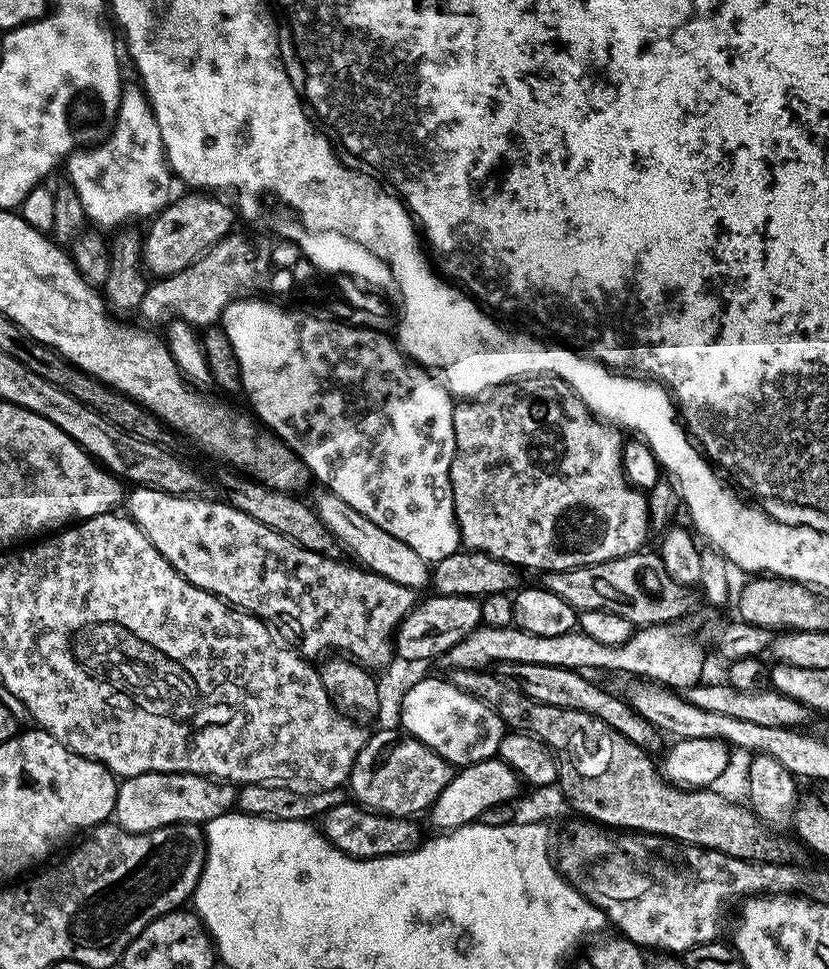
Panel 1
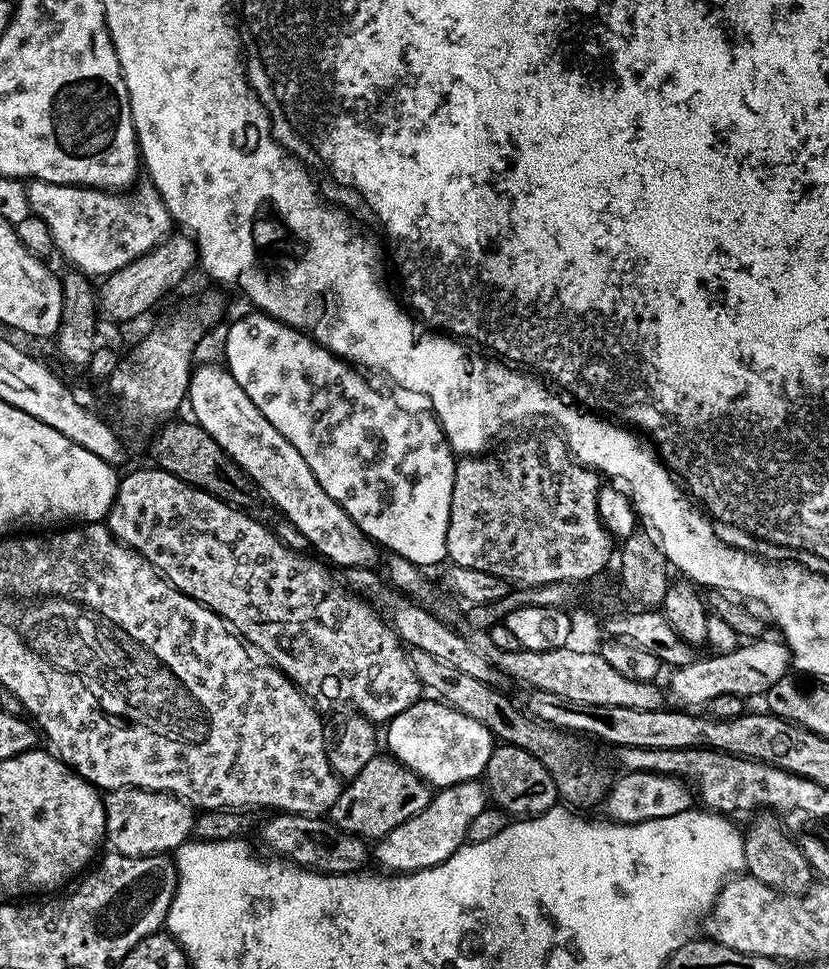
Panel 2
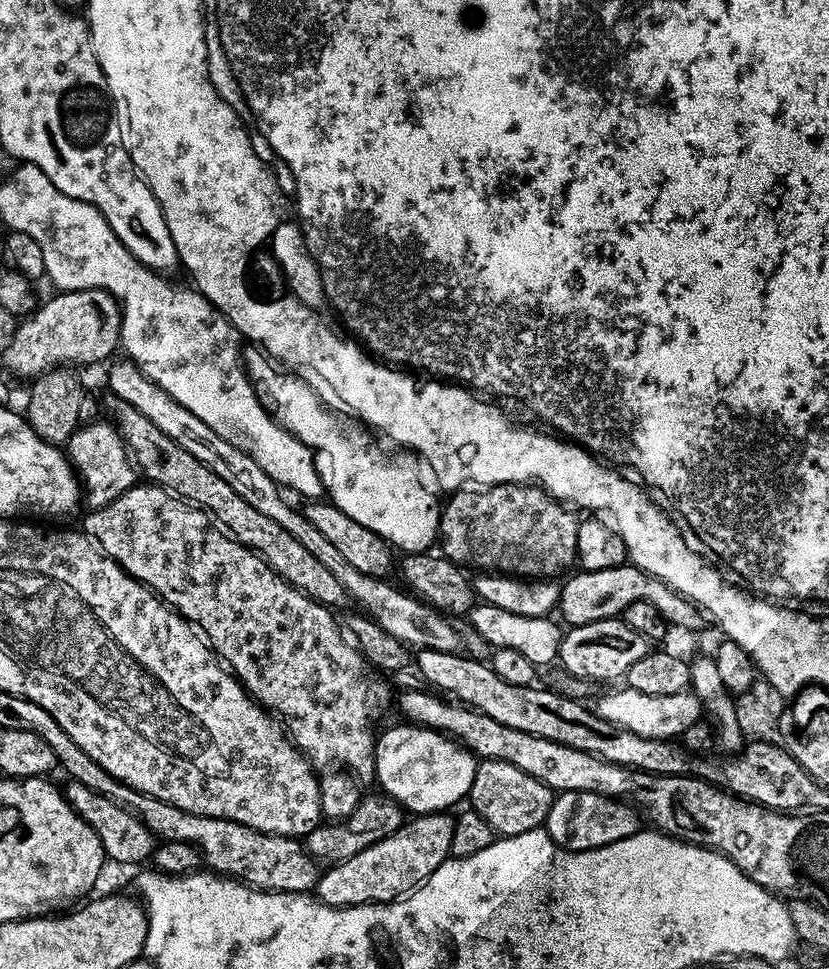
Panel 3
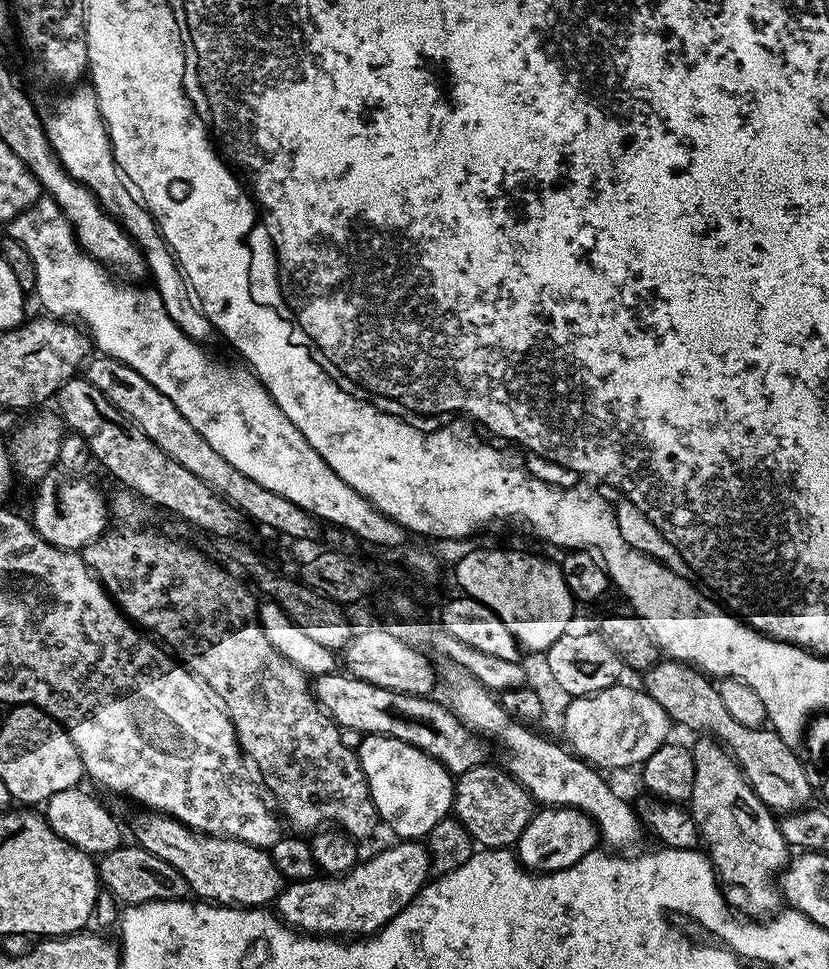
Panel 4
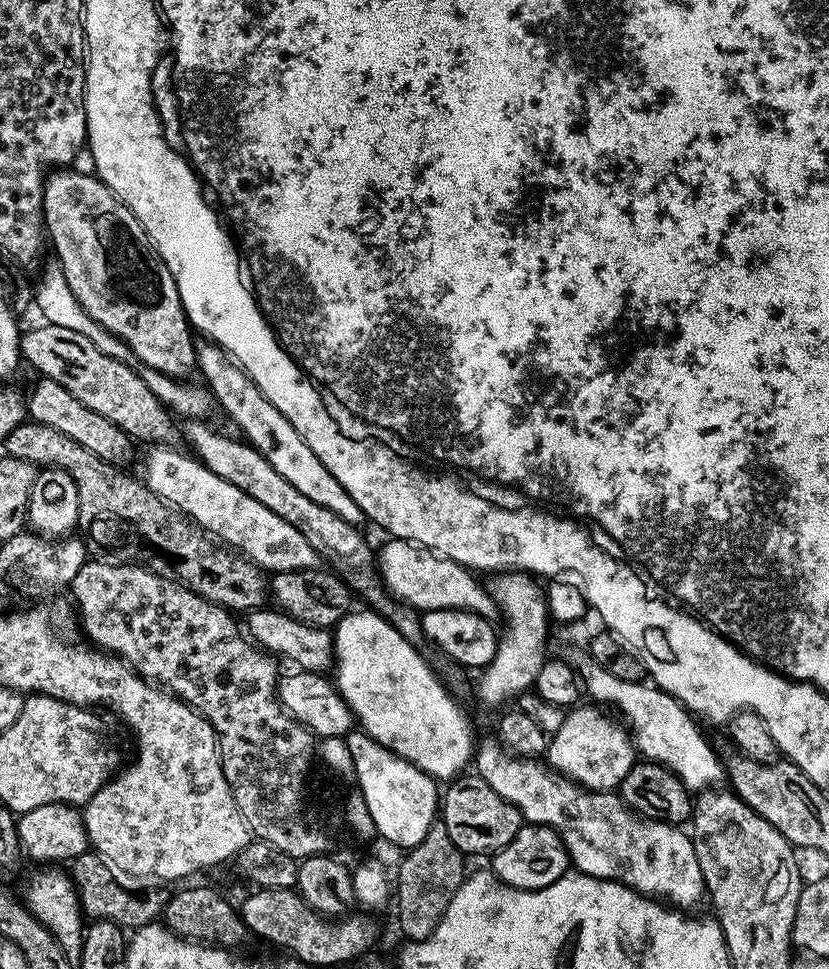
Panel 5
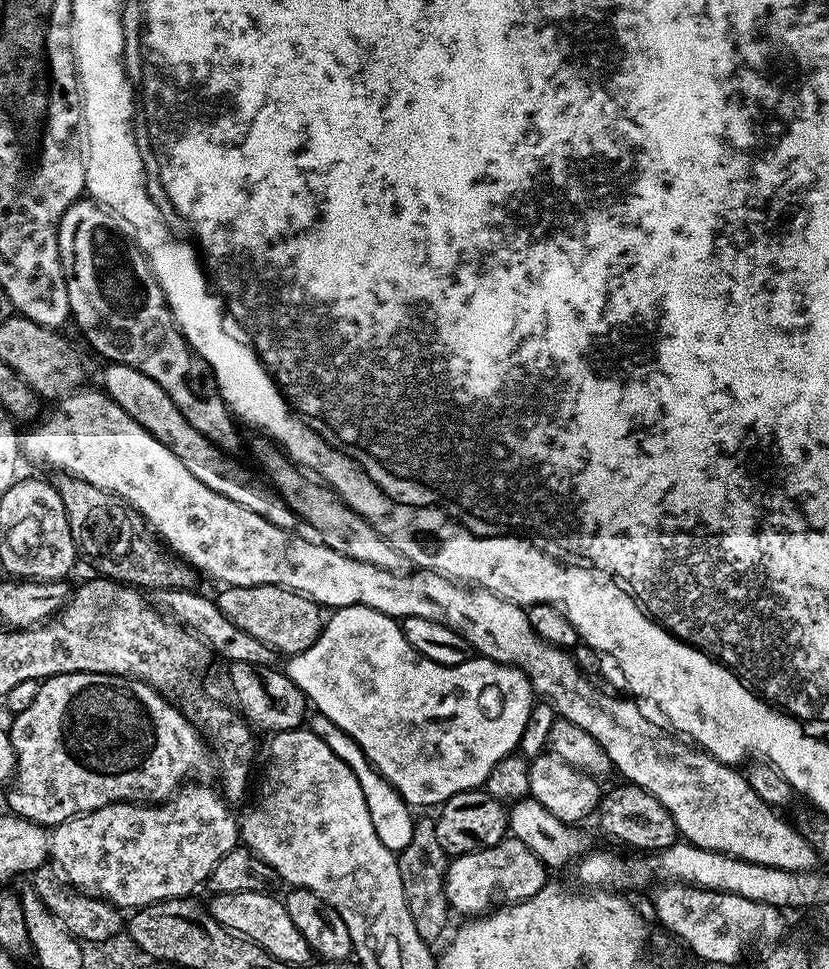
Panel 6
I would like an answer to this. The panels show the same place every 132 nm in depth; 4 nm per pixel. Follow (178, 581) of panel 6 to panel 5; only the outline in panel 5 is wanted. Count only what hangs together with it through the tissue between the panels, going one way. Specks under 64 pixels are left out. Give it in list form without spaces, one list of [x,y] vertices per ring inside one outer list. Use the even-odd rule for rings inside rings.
[[[29,419],[10,430],[10,434],[2,442],[2,448],[5,448],[3,451],[7,455],[24,459],[41,469],[57,468],[70,474],[78,488],[78,532],[87,551],[95,559],[107,560],[109,564],[137,563],[147,566],[153,572],[180,581],[194,594],[214,602],[220,608],[227,608],[233,614],[247,614],[256,608],[265,607],[270,596],[270,584],[266,579],[265,569],[257,566],[247,556],[241,556],[239,552],[217,542],[183,512],[176,511],[161,496],[155,496],[147,484],[137,477],[136,481],[134,477],[119,472],[115,463],[100,460],[98,454],[90,454],[90,450],[86,450],[86,446],[78,446],[74,438],[66,438],[66,434]]]

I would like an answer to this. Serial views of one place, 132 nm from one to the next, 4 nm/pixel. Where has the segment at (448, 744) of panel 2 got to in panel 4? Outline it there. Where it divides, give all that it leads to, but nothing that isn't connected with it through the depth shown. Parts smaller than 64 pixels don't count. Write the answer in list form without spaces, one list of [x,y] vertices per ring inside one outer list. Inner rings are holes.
[[[365,735],[361,740],[364,741],[361,742],[360,748],[358,747],[360,765],[366,774],[372,801],[381,821],[385,825],[388,823],[397,832],[397,837],[406,840],[427,837],[428,831],[453,811],[454,777],[452,773],[443,768],[434,758],[430,758],[430,754],[393,736]]]

